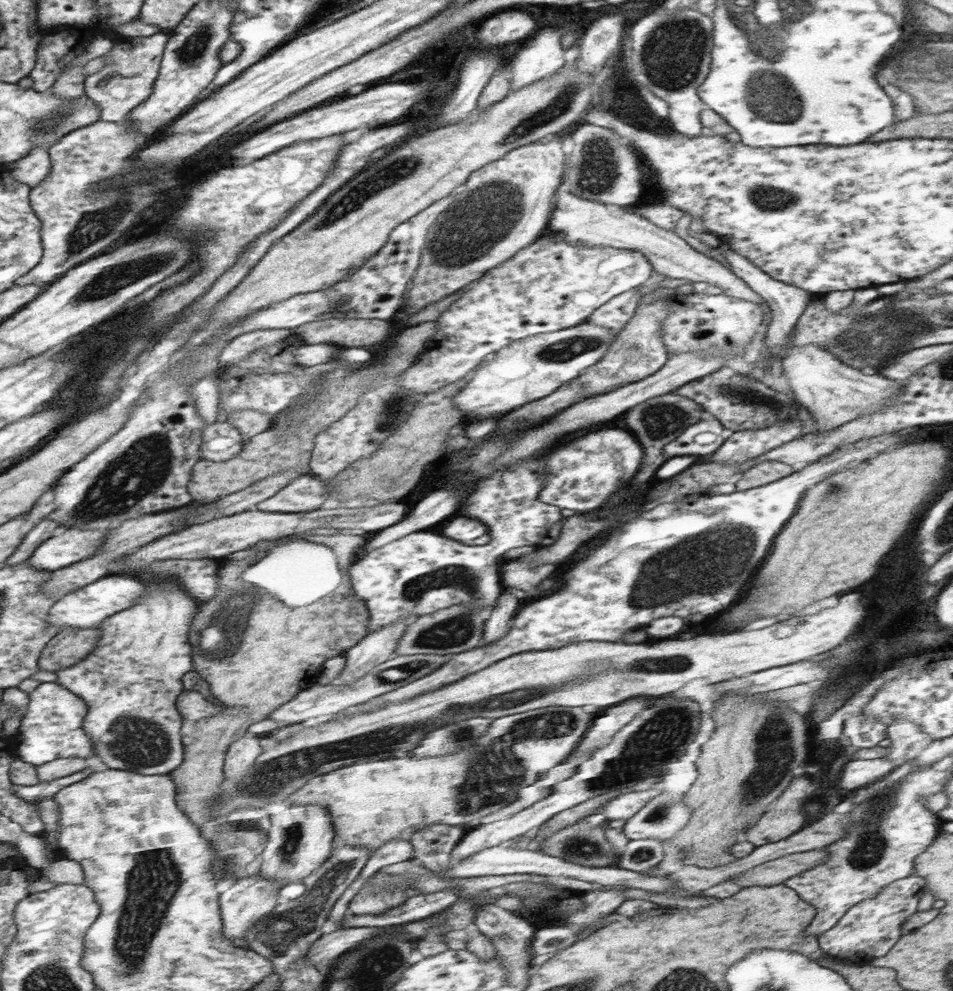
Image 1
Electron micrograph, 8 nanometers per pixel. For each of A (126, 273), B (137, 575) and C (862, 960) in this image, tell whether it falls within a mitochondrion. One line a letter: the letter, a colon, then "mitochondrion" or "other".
A: mitochondrion
B: other
C: other

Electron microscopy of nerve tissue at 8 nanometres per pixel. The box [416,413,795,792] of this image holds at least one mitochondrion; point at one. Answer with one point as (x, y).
(687, 570)

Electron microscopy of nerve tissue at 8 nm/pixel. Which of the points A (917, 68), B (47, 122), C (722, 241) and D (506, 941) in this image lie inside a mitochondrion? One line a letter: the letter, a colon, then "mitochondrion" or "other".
A: mitochondrion
B: mitochondrion
C: other
D: mitochondrion

